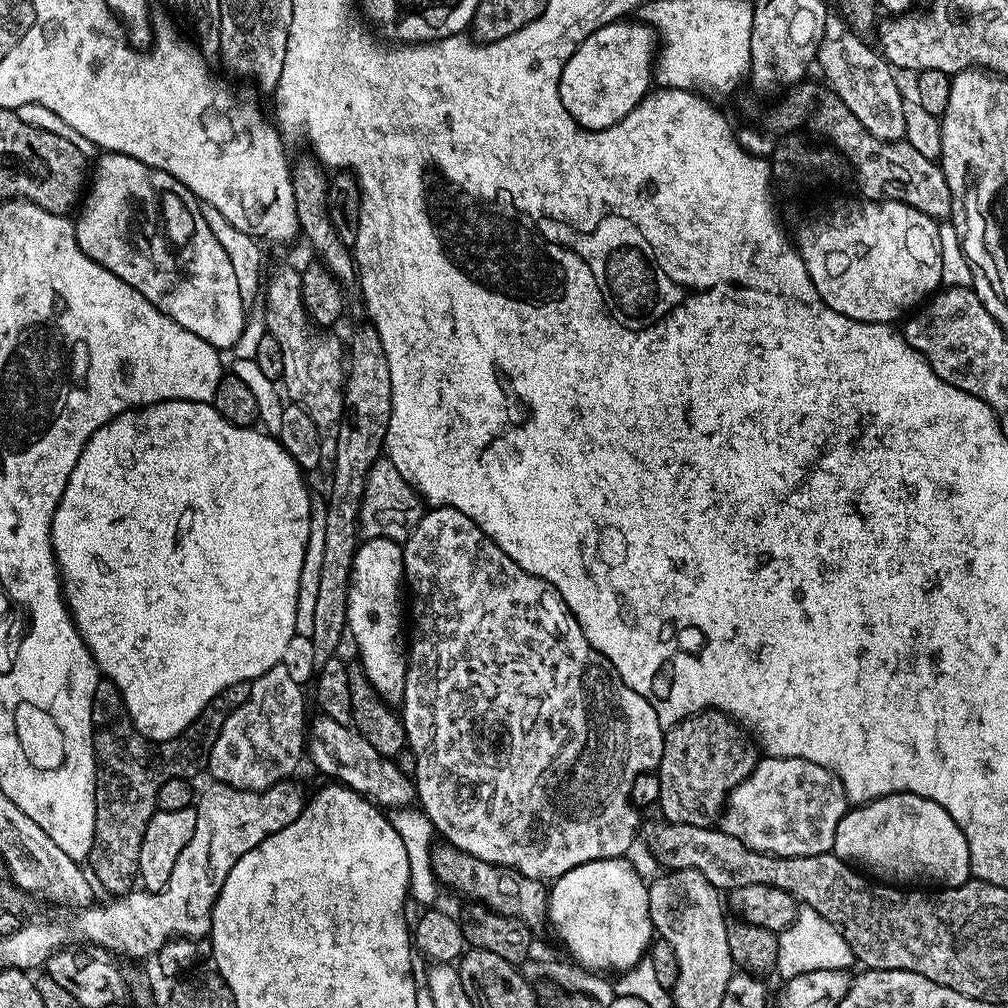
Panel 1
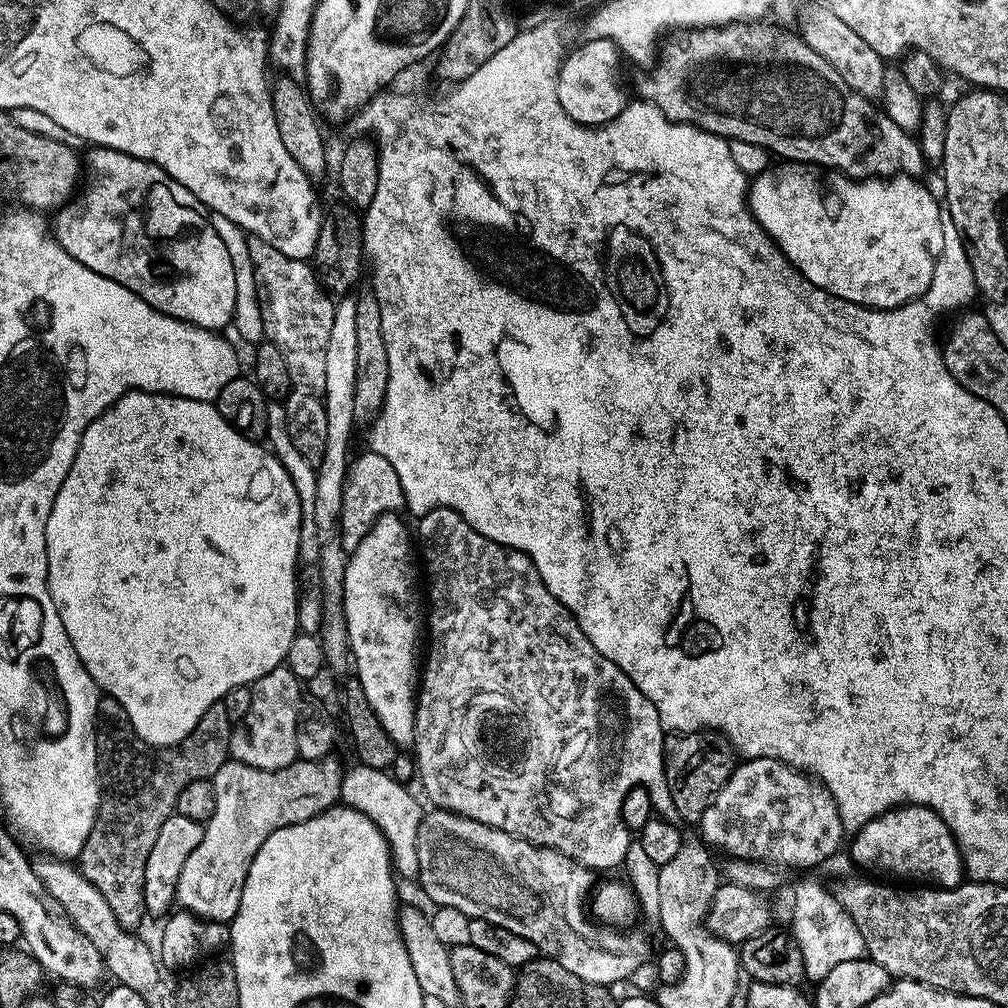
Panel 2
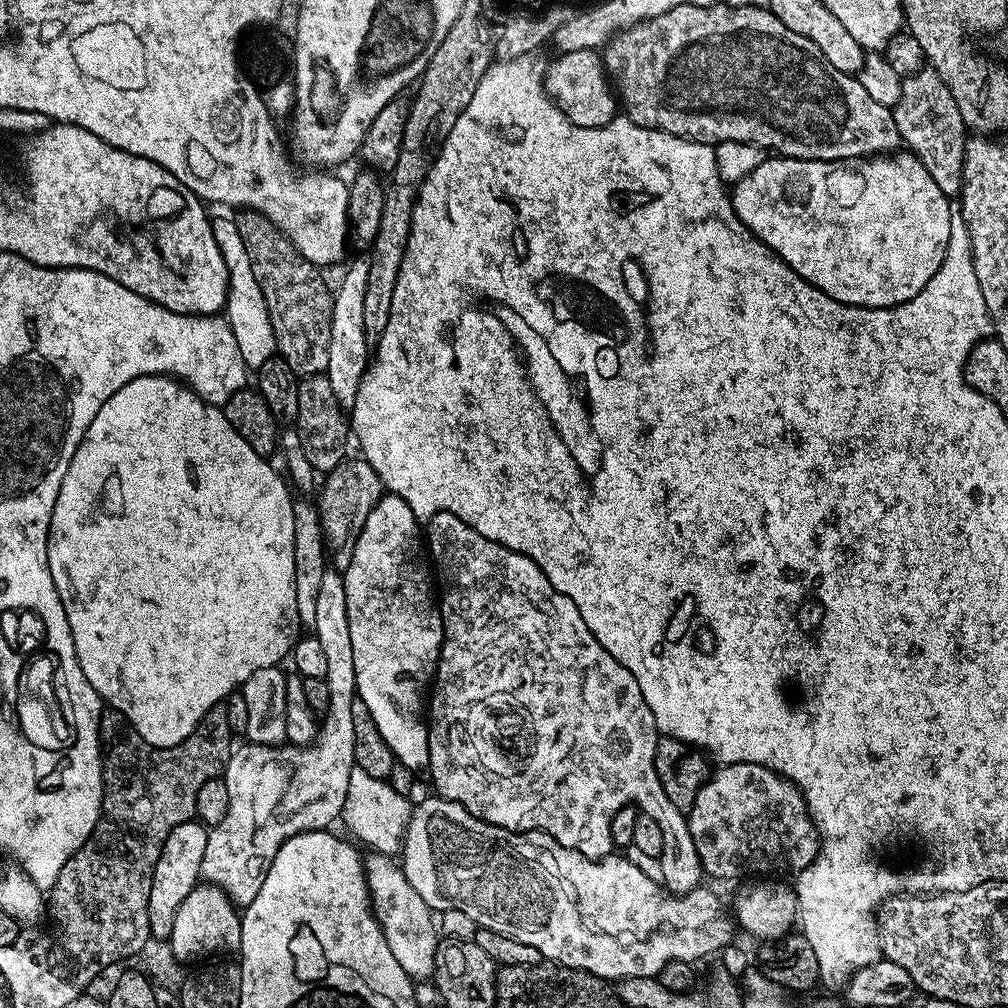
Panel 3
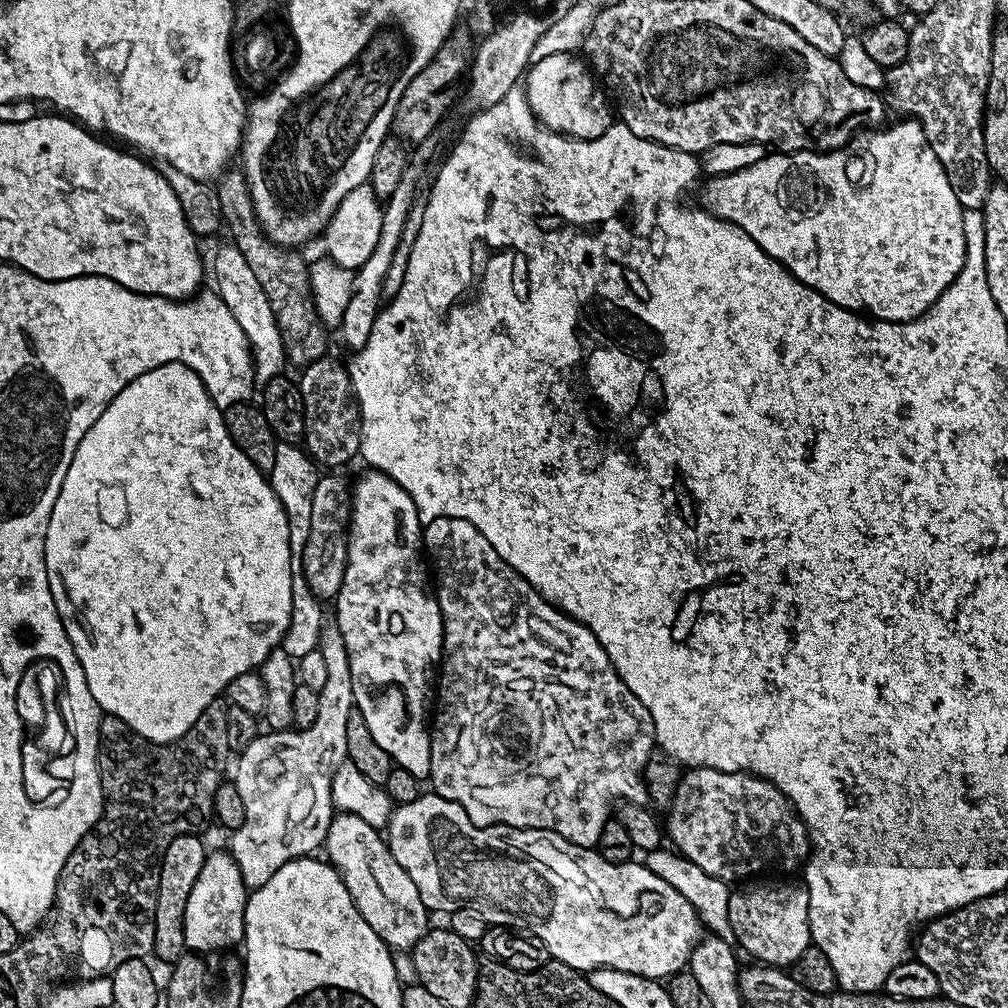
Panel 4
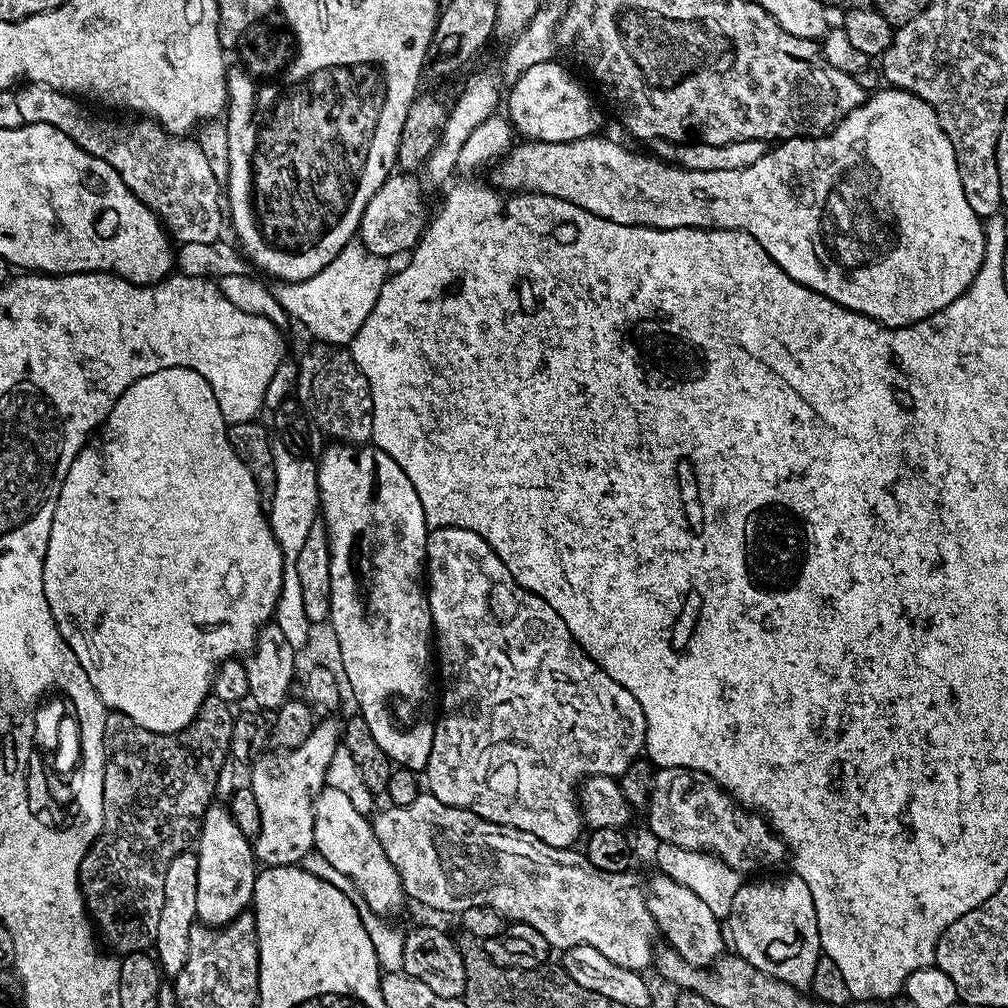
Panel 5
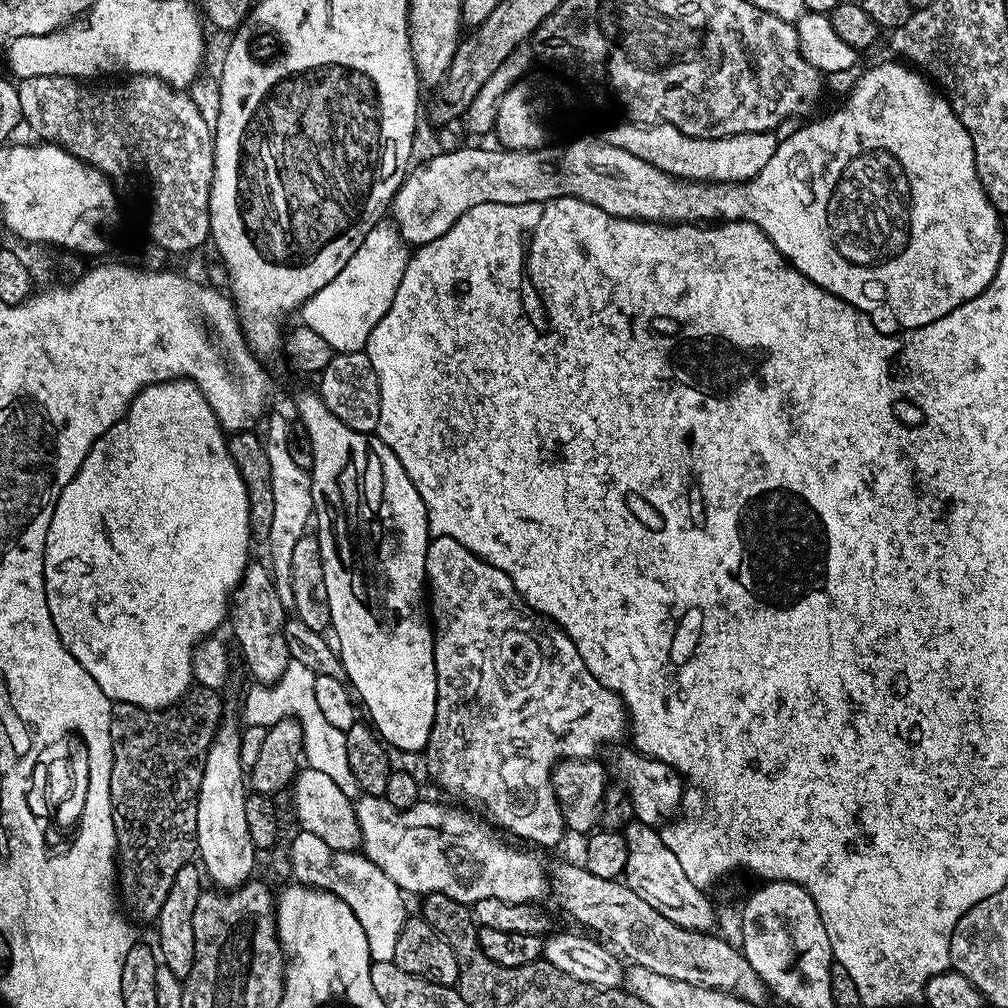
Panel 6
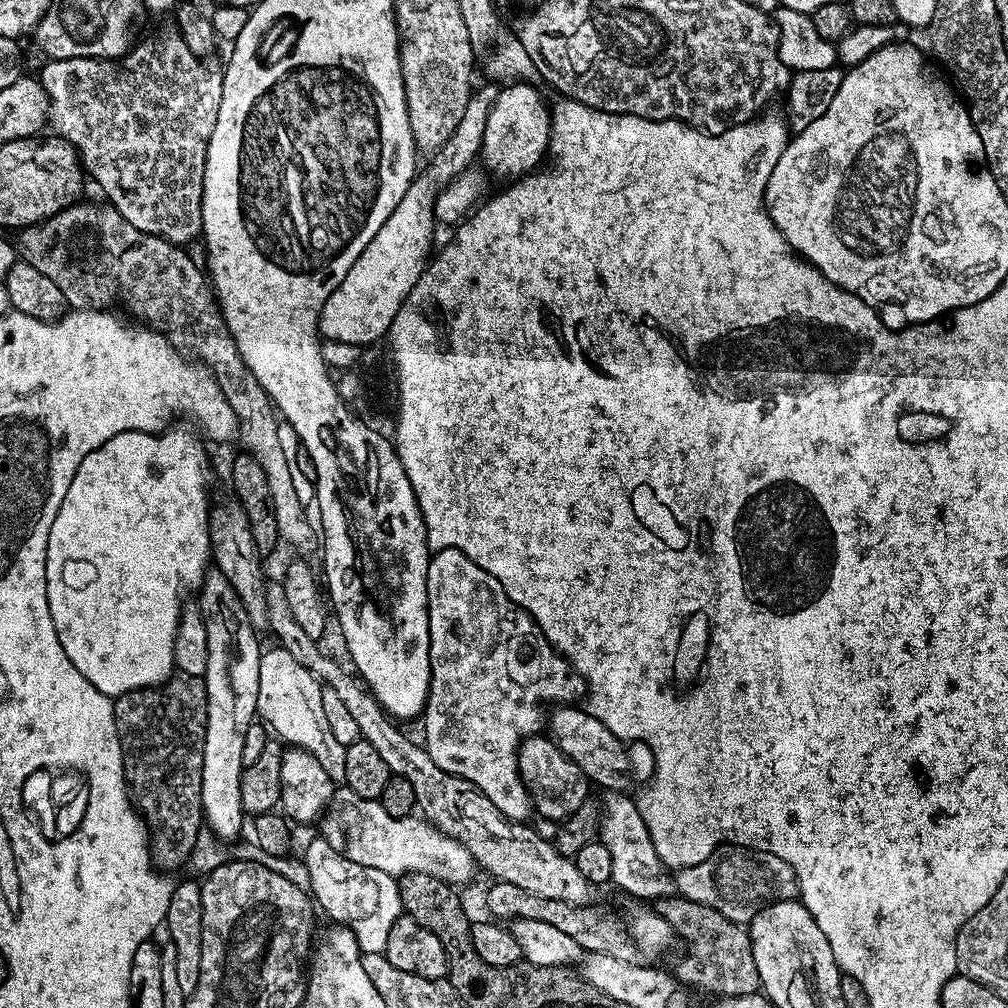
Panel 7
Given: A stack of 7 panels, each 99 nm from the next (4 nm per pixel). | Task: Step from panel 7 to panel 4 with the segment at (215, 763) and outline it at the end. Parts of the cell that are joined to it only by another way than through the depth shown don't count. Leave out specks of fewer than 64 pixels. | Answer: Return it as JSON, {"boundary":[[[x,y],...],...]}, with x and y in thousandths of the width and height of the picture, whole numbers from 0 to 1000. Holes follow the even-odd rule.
{"boundary":[[[207,844],[202,851],[200,864],[196,866],[196,875],[192,875],[192,883],[188,883],[188,891],[185,895],[185,911],[183,912],[183,939],[190,946],[202,944],[218,944],[221,940],[230,940],[242,936],[242,908],[248,883],[242,878],[240,865],[230,851],[229,844]]]}

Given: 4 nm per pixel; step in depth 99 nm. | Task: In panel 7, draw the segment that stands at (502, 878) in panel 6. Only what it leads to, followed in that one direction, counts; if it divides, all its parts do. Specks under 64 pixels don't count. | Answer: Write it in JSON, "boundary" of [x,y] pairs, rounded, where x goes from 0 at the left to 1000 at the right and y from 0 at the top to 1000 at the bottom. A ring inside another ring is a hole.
{"boundary":[[[344,780],[332,783],[315,819],[321,824],[318,825],[320,833],[327,835],[327,839],[331,839],[347,854],[382,864],[392,871],[405,865],[422,865],[443,877],[457,879],[474,865],[472,852],[466,843],[441,825],[436,825],[424,813],[413,808],[392,813],[383,808],[383,804],[379,804],[376,794],[355,792],[355,788]]]}

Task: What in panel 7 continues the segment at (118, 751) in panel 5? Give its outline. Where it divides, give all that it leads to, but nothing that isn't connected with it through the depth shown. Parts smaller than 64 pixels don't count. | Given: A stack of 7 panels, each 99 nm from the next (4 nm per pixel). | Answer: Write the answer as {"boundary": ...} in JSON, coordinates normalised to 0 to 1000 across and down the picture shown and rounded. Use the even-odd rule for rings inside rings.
{"boundary":[[[172,669],[162,679],[138,683],[114,691],[111,699],[115,727],[123,749],[127,785],[149,826],[149,844],[154,860],[159,863],[178,862],[180,858],[177,851],[189,850],[194,844],[194,833],[200,827],[203,813],[198,789],[200,788],[200,756],[202,755],[204,712],[206,711],[205,699],[202,672],[182,669]]]}

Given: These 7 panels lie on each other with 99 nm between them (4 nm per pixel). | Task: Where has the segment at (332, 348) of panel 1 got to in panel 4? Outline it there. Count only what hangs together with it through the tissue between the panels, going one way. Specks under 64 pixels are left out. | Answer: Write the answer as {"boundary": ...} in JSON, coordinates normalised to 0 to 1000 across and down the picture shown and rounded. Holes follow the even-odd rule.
{"boundary":[[[223,169],[213,180],[212,189],[218,205],[218,216],[221,225],[226,226],[229,241],[244,256],[249,270],[256,276],[256,281],[267,296],[276,328],[282,340],[282,352],[287,362],[301,363],[313,357],[322,356],[325,345],[326,326],[315,315],[310,299],[310,285],[306,282],[307,263],[294,248],[280,246],[263,234],[260,224],[254,215],[252,200],[248,196],[246,183],[241,170]]]}

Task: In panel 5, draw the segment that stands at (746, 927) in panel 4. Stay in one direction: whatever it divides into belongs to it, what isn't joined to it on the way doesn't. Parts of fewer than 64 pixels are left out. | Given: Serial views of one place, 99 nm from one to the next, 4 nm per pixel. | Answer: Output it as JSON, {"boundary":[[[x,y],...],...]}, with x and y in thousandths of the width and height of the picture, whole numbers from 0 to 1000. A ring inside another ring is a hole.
{"boundary":[[[762,867],[757,871],[746,871],[743,877],[735,876],[730,884],[726,886],[726,903],[724,906],[724,914],[726,913],[726,925],[724,921],[724,937],[728,939],[729,947],[736,949],[740,954],[744,954],[744,958],[752,958],[752,962],[756,962],[760,966],[764,966],[764,970],[772,970],[776,974],[780,974],[784,978],[798,982],[805,977],[806,971],[810,969],[810,959],[815,947],[813,938],[813,928],[812,927],[812,911],[808,903],[808,891],[804,891],[804,879],[800,879],[800,875],[796,875],[796,871],[789,867],[781,867],[782,869],[766,869],[770,867]]]}

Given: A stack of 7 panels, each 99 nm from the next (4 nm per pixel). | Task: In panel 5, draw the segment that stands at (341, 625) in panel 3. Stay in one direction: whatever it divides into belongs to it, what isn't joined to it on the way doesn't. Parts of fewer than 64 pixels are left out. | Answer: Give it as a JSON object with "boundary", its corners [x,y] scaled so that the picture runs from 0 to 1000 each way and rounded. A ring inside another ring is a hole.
{"boundary":[[[329,712],[318,713],[321,715],[318,718],[316,715],[311,721],[308,732],[304,732],[304,736],[300,736],[298,740],[282,745],[263,745],[248,758],[248,763],[250,763],[248,781],[252,788],[252,796],[256,798],[256,812],[258,813],[258,822],[252,830],[252,844],[259,858],[267,861],[290,859],[290,849],[300,853],[305,845],[311,844],[313,790],[322,781],[323,760],[327,760],[327,752],[331,750],[339,734],[338,719],[325,713]]]}

